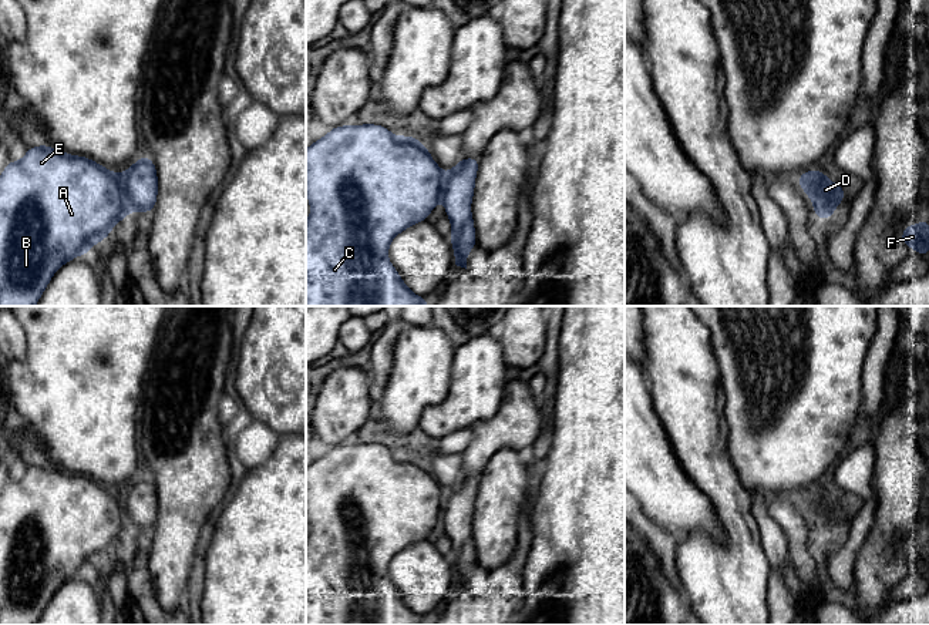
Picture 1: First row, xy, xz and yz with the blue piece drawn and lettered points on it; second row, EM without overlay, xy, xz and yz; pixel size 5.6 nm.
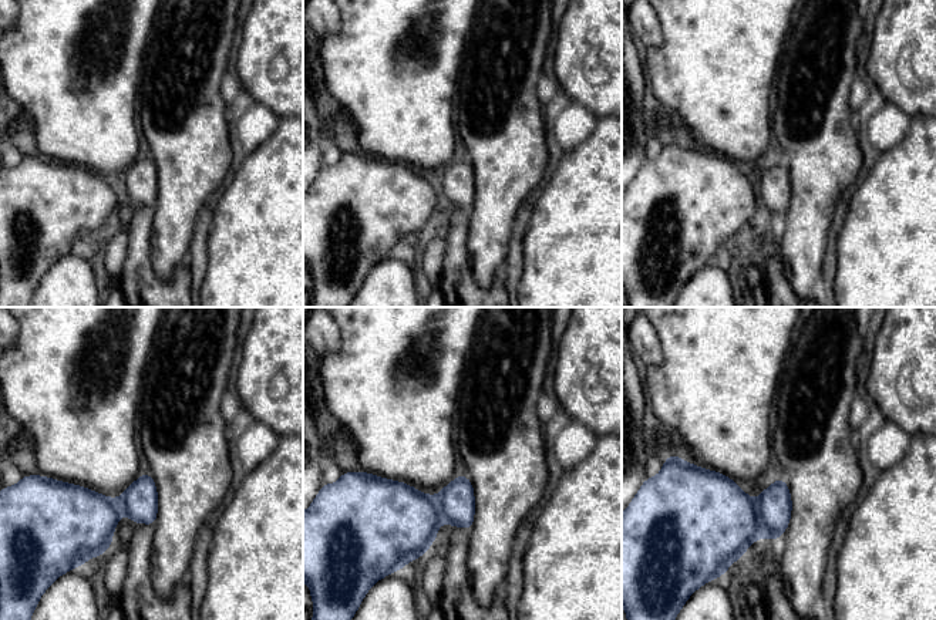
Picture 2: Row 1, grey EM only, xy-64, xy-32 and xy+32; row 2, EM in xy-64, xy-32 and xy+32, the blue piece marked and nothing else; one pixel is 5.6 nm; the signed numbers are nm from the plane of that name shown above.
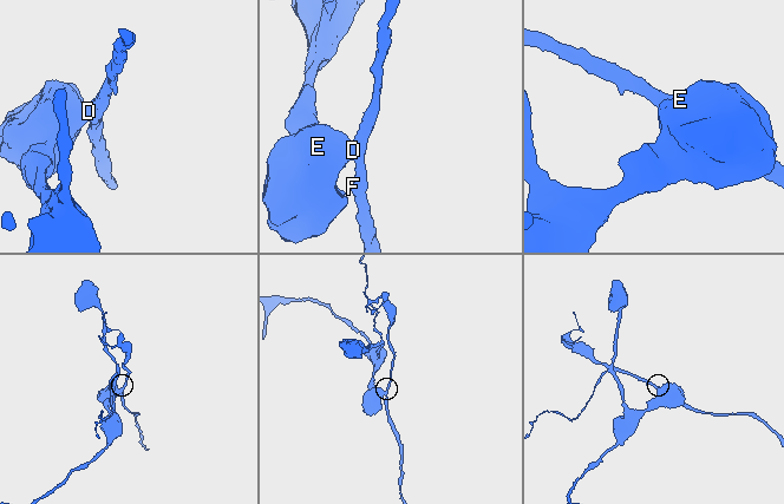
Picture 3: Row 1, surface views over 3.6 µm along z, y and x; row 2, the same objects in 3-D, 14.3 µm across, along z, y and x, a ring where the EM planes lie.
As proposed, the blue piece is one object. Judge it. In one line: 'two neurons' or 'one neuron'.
two neurons

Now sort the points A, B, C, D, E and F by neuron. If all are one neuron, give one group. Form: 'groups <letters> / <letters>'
groups A B C E / D F

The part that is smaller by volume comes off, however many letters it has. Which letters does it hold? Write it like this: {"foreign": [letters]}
{"foreign": ["D", "F"]}

